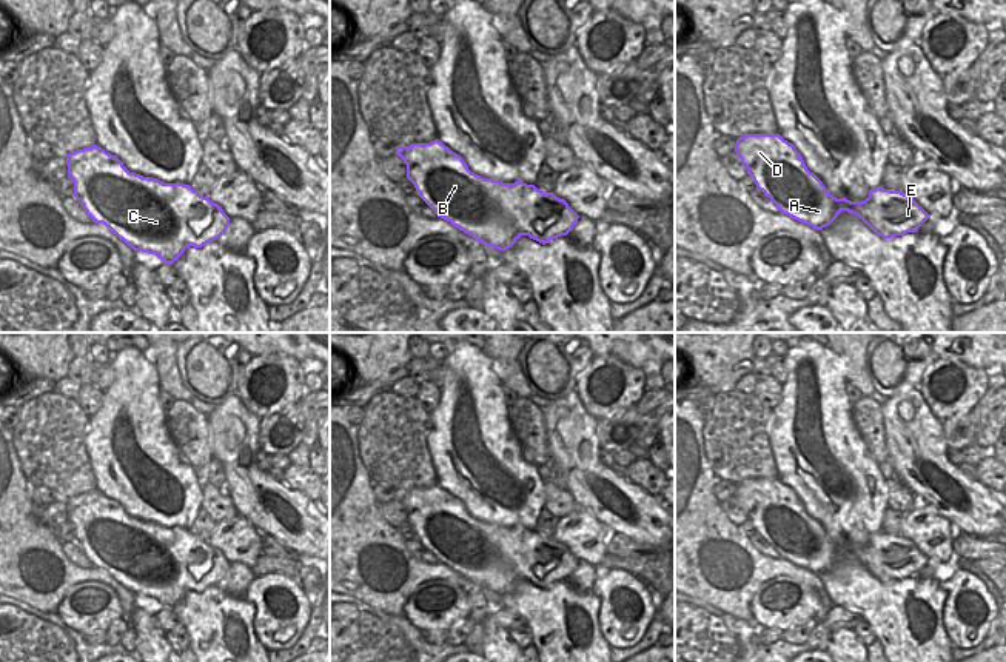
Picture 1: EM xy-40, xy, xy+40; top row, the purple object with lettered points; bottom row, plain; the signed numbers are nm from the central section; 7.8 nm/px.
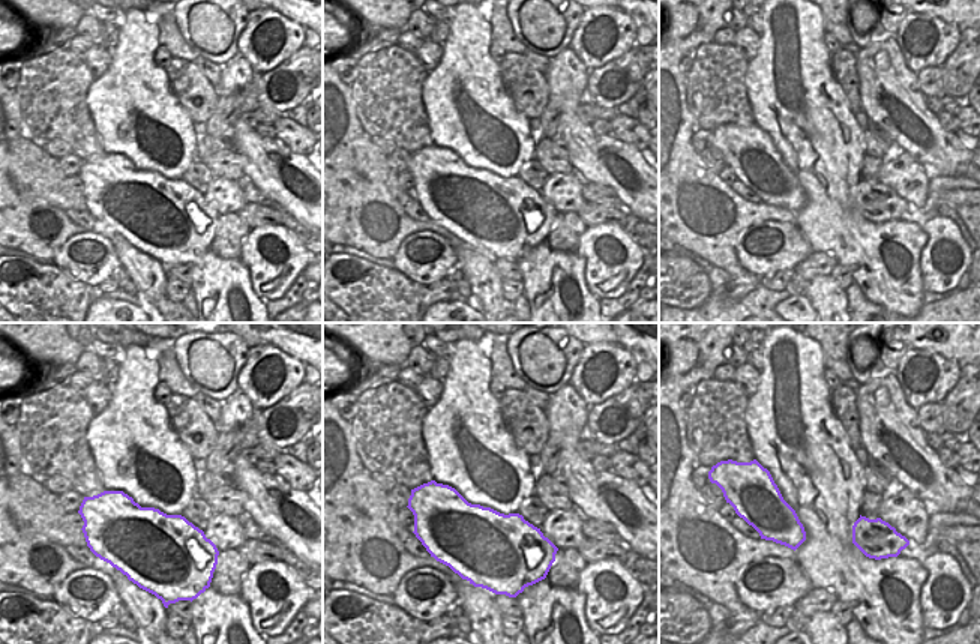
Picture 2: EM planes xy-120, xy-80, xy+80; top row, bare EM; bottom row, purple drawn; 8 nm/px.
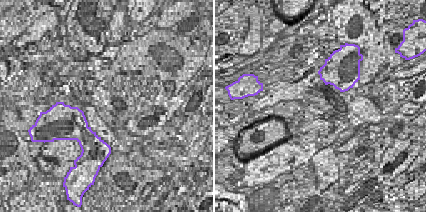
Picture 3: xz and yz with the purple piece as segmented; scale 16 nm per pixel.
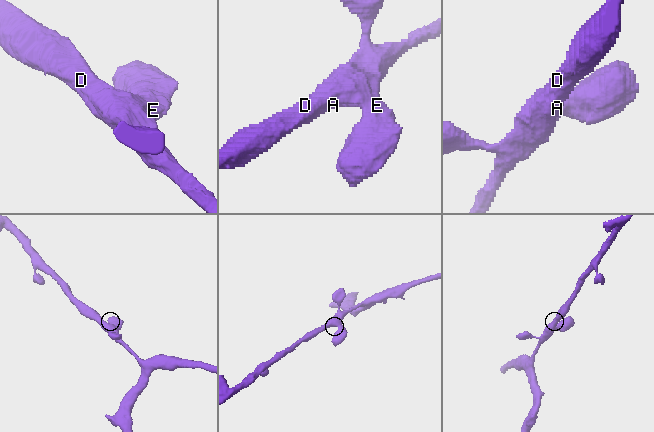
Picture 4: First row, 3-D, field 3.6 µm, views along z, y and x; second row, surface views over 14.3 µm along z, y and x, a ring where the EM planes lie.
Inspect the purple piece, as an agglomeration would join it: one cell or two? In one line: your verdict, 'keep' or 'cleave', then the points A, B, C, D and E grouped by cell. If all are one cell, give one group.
keep; groups A B C D E

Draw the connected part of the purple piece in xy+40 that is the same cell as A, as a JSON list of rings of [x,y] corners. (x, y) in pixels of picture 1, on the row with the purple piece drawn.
[[[747,134],[736,140],[735,152],[741,163],[747,168],[747,174],[753,179],[756,188],[770,199],[781,211],[813,229],[829,226],[841,211],[858,216],[877,236],[892,239],[907,232],[917,232],[929,219],[929,214],[914,200],[914,197],[878,186],[869,191],[869,197],[863,202],[850,202],[846,197],[833,197],[823,182],[807,169],[801,154],[792,143],[780,134]]]

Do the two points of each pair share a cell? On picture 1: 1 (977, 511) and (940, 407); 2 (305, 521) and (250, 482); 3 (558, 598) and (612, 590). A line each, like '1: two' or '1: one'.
1: two
2: one
3: two

